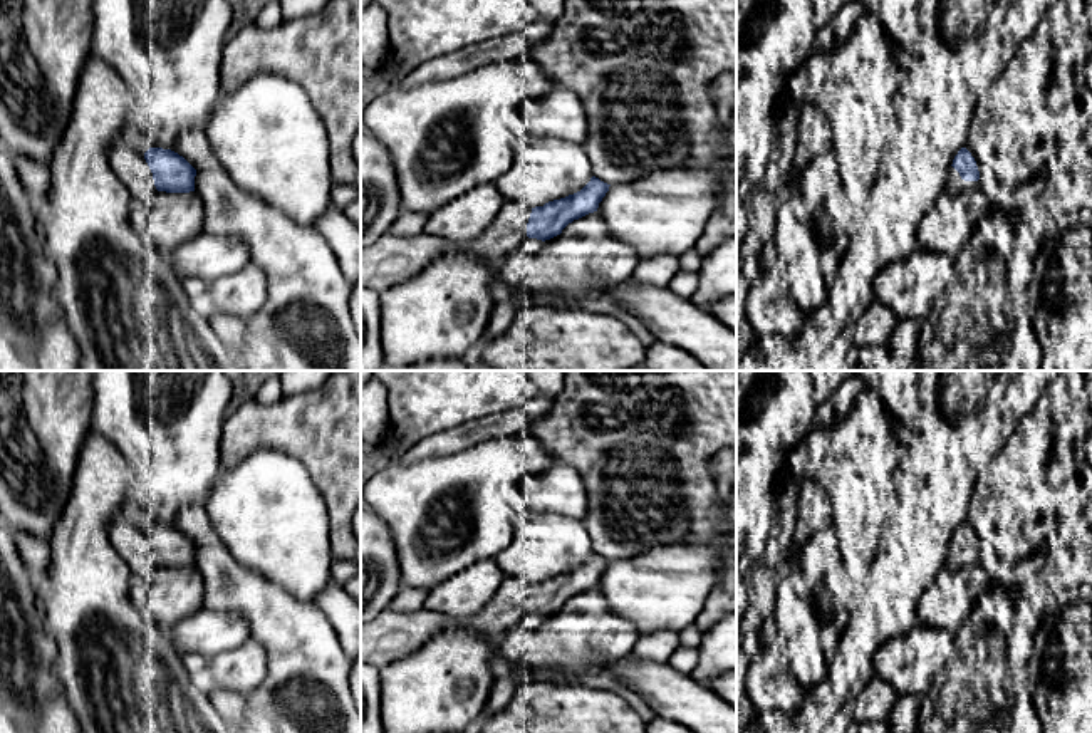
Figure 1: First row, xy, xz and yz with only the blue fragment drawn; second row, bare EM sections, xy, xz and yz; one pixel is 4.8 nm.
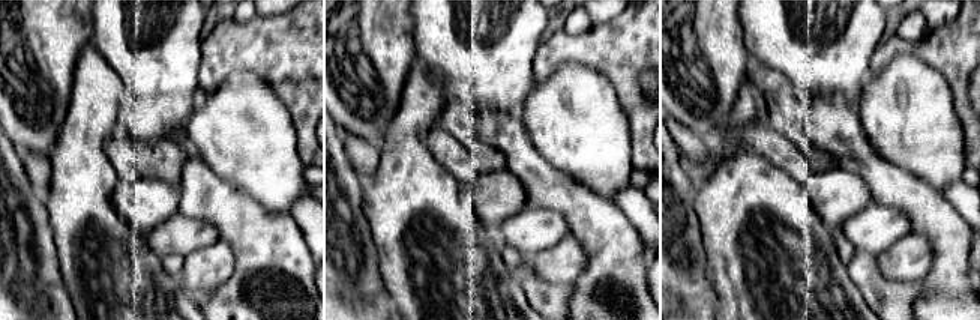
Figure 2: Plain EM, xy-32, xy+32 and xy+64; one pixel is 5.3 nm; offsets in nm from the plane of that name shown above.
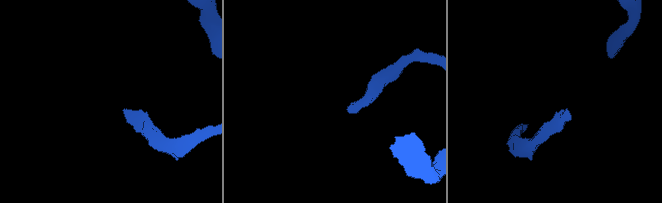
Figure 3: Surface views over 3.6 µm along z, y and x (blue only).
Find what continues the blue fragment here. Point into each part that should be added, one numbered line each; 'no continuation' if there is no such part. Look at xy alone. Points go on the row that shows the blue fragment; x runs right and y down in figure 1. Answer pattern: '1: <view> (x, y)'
1: xy (128, 165)

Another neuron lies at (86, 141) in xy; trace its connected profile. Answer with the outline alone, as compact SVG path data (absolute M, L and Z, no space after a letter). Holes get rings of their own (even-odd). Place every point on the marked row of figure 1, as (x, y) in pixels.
M91 54L79 79L70 122L52 156L47 203L37 211L45 252L57 270L55 299L79 347L79 371L243 371L233 351L213 332L208 317L191 307L168 258L136 228L134 198L111 171L107 151L112 141L121 139L133 104L131 87Z

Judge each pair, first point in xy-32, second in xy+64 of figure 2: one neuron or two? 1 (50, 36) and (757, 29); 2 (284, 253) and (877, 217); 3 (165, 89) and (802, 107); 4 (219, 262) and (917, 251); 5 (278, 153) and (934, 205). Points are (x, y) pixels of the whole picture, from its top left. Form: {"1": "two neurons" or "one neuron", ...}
{"1": "two neurons", "2": "two neurons", "3": "two neurons", "4": "one neuron", "5": "two neurons"}

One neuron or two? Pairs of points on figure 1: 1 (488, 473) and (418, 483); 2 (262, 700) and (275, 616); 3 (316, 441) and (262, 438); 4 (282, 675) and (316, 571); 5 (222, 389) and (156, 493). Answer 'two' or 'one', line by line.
1: one
2: one
3: one
4: two
5: one

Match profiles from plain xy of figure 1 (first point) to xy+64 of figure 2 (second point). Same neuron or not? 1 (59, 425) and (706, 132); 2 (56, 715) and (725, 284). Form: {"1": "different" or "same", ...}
{"1": "same", "2": "different"}

